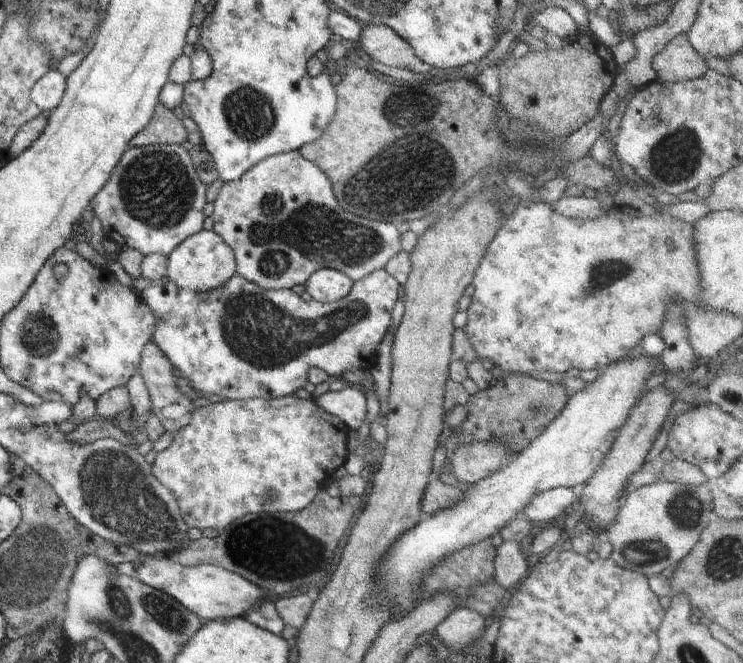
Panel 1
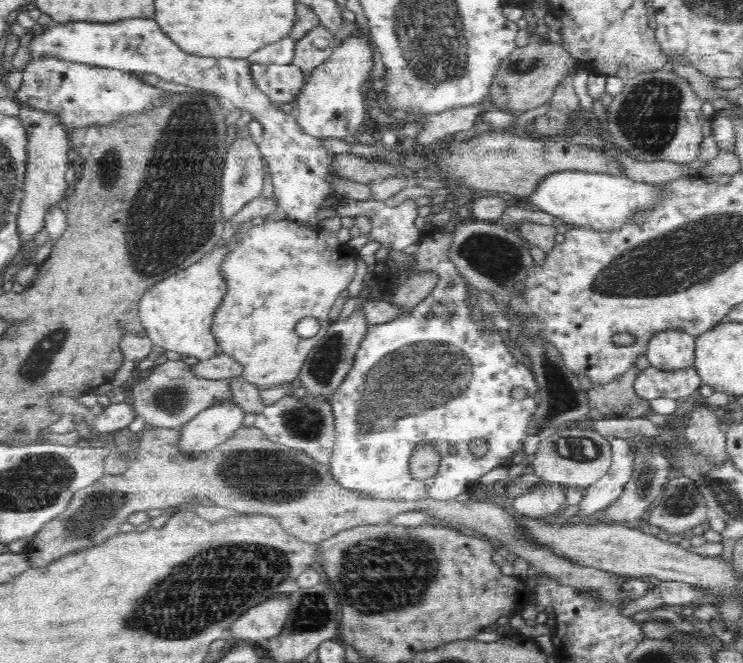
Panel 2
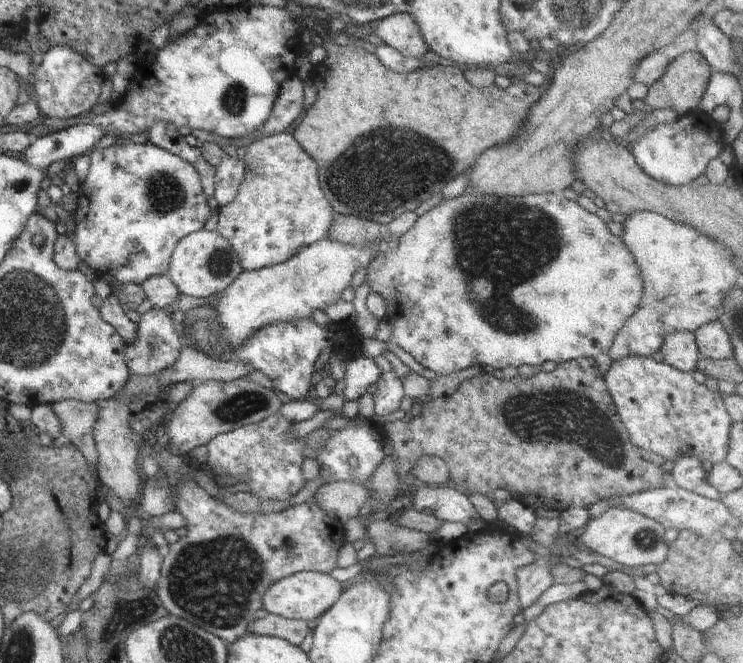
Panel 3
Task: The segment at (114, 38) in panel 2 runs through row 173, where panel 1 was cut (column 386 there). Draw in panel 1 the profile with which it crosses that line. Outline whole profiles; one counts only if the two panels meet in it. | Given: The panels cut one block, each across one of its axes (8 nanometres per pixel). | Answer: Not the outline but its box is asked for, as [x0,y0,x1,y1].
[141,268,402,400]

